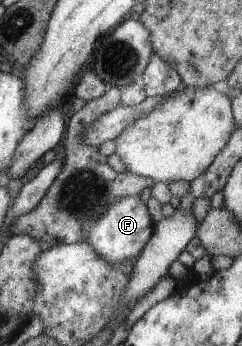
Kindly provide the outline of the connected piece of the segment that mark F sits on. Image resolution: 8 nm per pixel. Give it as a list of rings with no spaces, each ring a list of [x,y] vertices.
[[[122,196],[114,204],[110,204],[98,218],[94,218],[88,226],[84,226],[84,240],[88,246],[92,246],[100,258],[104,258],[110,264],[118,264],[124,260],[139,258],[144,246],[152,238],[153,223],[147,204],[139,196]]]

